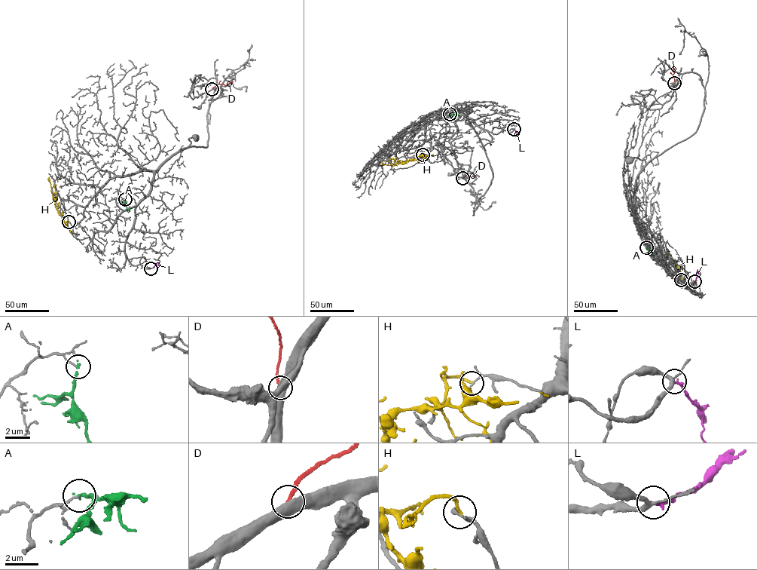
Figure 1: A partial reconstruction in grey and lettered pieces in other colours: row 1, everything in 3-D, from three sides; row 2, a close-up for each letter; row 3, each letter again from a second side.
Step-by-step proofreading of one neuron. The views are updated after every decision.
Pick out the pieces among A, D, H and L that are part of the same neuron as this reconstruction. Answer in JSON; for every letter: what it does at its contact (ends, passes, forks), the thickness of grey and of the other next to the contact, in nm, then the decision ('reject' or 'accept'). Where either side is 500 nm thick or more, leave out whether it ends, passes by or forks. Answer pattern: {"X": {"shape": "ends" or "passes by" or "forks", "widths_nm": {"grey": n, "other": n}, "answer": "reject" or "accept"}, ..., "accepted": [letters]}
{"A": {"shape": "ends", "widths_nm": {"grey": 110, "other": 180}, "answer": "reject"}, "D": {"widths_nm": {"grey": 500, "other": 200}, "answer": "reject"}, "H": {"shape": "ends", "widths_nm": {"grey": 170, "other": 200}, "answer": "reject"}, "L": {"shape": "ends", "widths_nm": {"grey": 240, "other": 180}, "answer": "reject"}, "accepted": []}

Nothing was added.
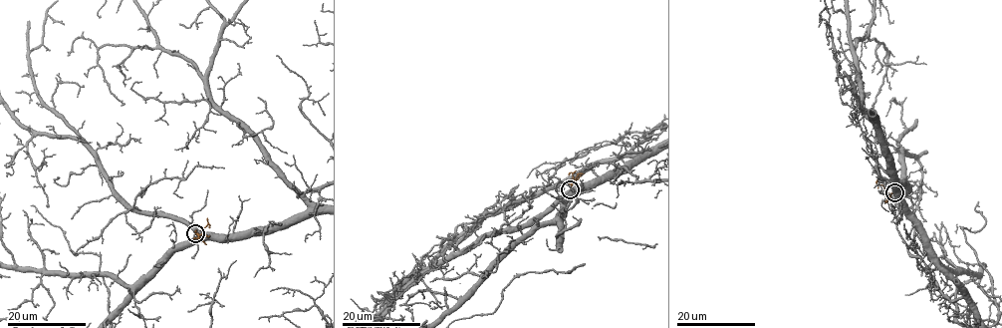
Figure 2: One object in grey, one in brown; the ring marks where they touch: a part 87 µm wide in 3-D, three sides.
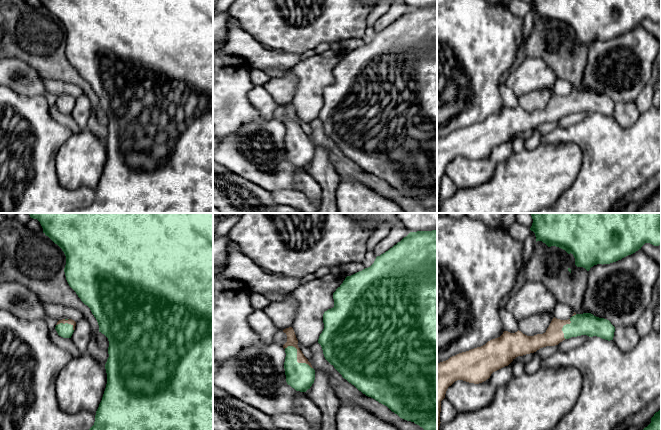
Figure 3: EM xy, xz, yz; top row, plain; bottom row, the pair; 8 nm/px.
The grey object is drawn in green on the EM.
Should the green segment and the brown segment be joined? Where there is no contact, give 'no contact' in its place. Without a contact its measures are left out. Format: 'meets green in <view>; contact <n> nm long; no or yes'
meets green in xz; contact 280 nm long; yes

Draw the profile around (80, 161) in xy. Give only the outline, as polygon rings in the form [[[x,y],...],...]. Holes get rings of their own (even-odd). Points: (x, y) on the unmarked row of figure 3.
[[[81,129],[70,136],[56,155],[56,172],[59,182],[69,190],[84,186],[95,189],[102,176],[106,160],[107,149],[105,141],[99,139],[87,129]]]

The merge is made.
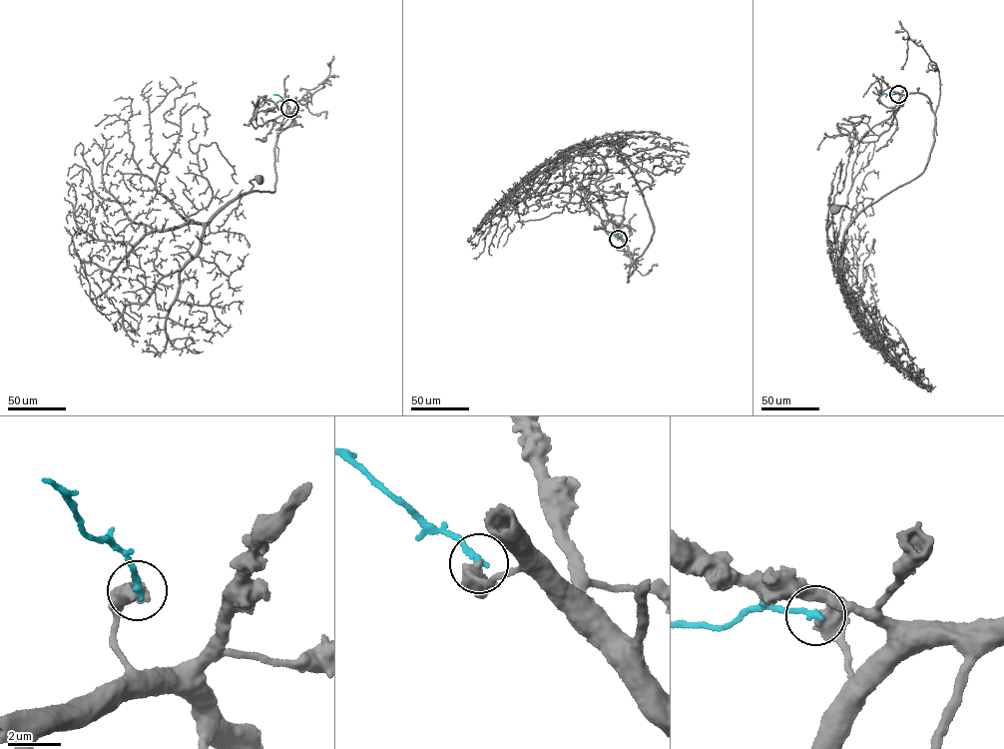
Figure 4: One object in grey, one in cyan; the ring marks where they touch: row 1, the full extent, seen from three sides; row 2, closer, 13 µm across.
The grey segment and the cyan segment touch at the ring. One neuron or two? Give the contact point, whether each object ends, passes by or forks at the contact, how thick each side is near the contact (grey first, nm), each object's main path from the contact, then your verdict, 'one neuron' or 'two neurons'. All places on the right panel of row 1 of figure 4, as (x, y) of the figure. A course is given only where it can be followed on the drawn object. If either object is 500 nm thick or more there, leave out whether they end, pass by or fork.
at (898, 94); grey passes by; cyan ends there; 400 nm thick on the grey side, 240 nm on the other; grey runs (898, 94), (928, 97), (935, 127), (926, 168), (857, 214), (855, 209), (842, 206), (835, 210); cyan runs (898, 94), (880, 96); two neurons

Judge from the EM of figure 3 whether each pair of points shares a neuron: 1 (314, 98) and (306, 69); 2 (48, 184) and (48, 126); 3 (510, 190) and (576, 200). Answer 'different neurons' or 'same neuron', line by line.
1: same neuron
2: same neuron
3: different neurons

